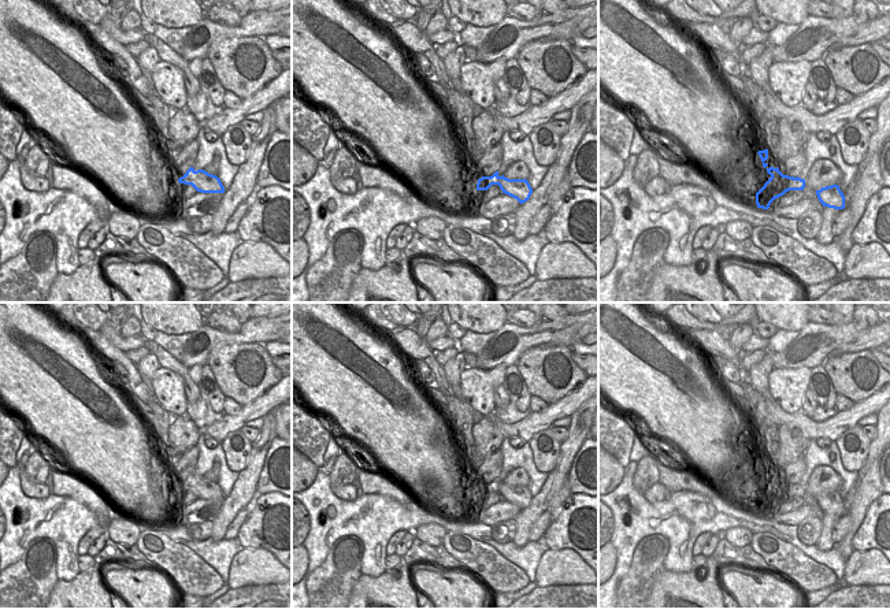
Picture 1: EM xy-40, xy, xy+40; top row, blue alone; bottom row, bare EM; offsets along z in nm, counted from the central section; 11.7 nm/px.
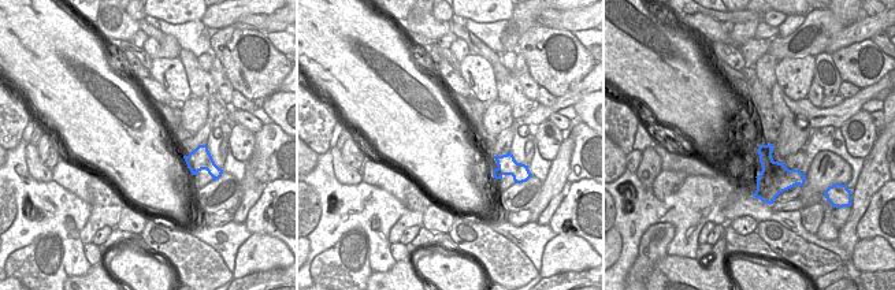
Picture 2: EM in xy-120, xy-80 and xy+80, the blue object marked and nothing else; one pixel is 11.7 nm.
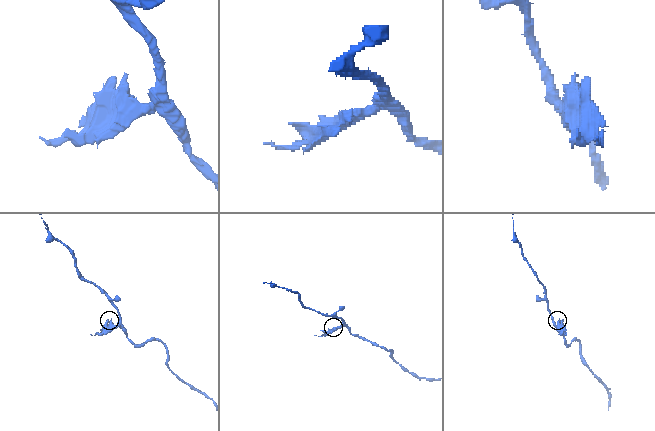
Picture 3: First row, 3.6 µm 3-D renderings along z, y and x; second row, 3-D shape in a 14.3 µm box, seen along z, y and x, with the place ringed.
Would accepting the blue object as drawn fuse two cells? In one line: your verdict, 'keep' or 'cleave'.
keep

